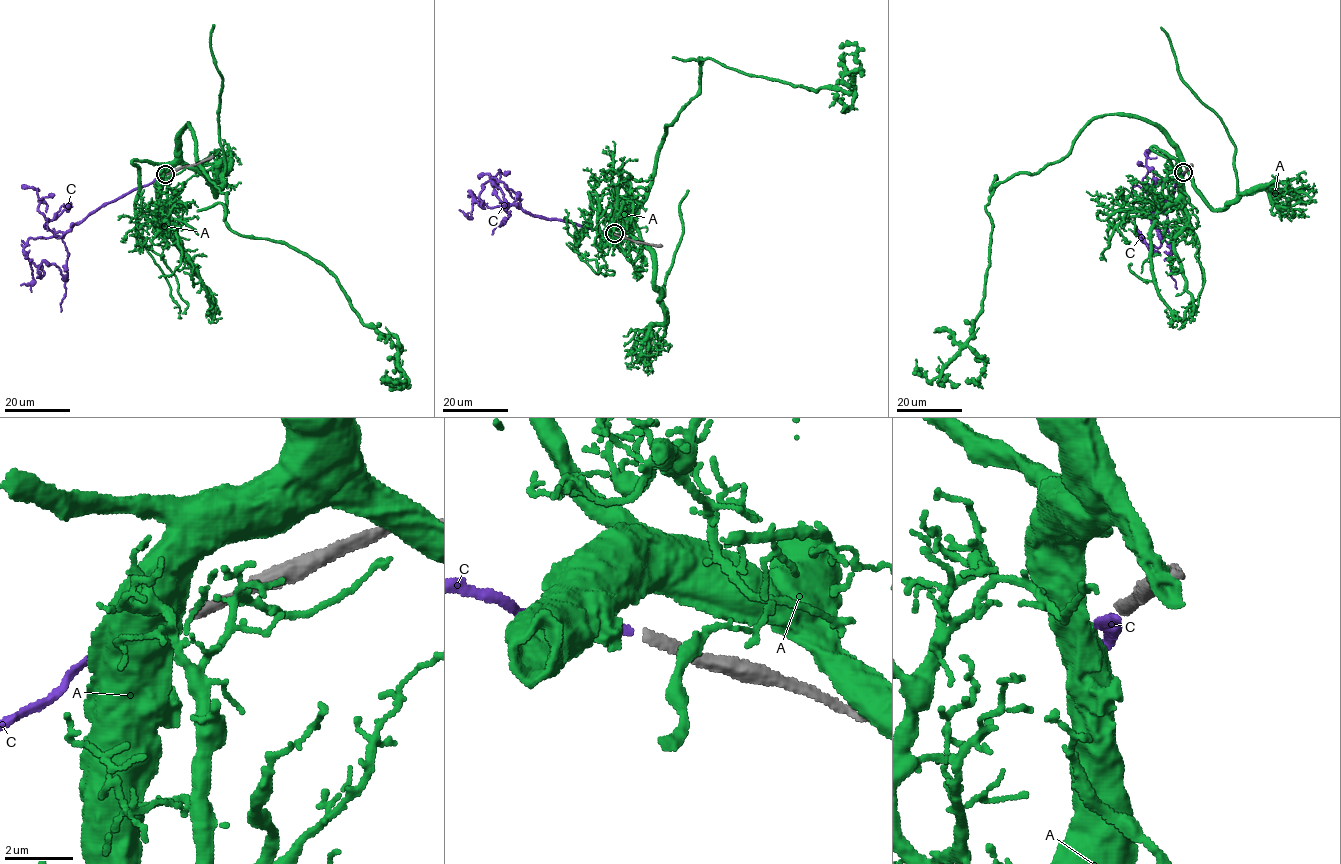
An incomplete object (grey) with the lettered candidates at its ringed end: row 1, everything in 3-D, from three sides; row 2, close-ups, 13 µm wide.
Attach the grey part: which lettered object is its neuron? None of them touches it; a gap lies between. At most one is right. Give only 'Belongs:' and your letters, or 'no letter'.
Belongs: no letter

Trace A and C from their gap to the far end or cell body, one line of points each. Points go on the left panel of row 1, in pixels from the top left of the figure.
A: (165, 175), (189, 124), (228, 227), (316, 260), (364, 324), (393, 335), (405, 383), (380, 379)
C: (165, 175), (102, 204), (62, 238), (28, 239), (24, 255), (41, 270), (37, 277), (46, 262), (61, 279)

